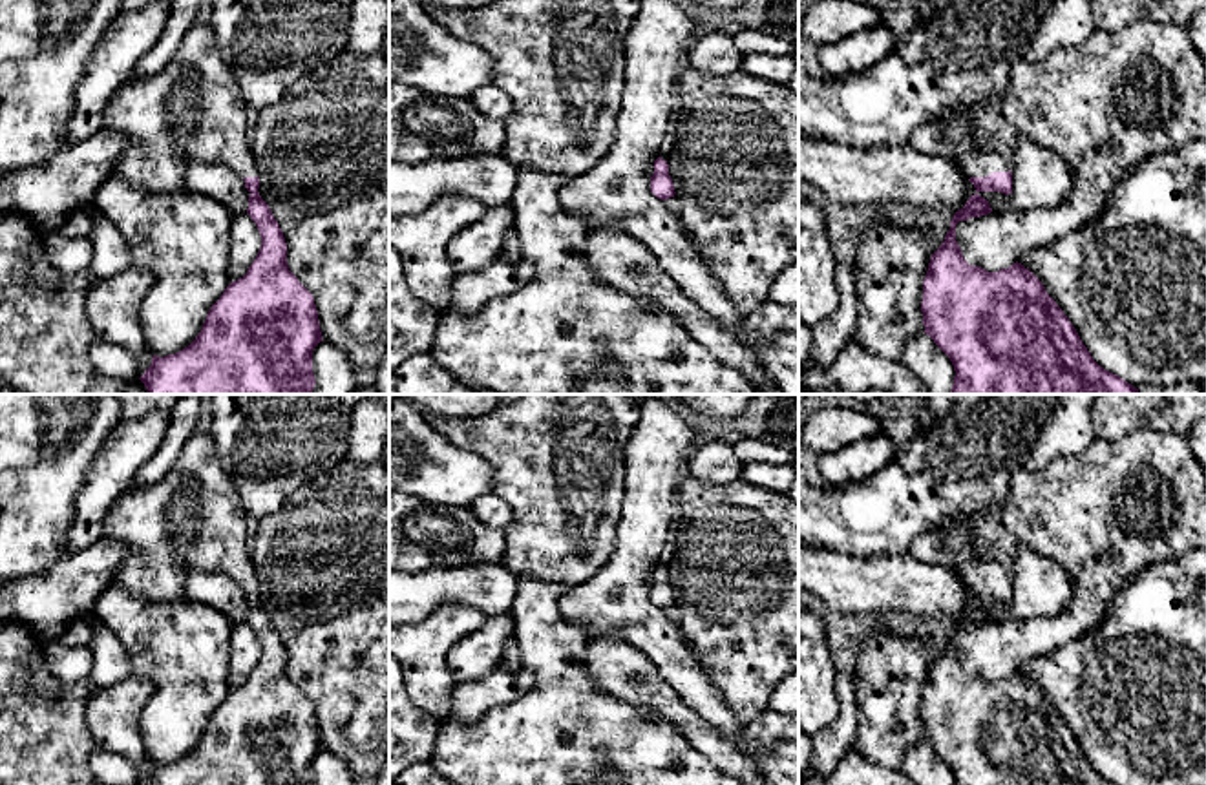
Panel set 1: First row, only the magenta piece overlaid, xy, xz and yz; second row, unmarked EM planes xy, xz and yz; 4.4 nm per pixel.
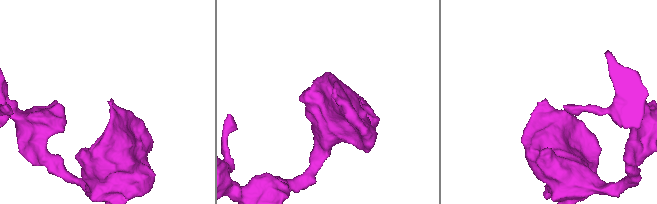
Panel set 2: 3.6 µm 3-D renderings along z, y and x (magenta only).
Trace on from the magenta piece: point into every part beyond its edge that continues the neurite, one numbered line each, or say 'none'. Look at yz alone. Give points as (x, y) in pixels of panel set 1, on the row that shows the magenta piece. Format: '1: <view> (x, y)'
1: yz (956, 136)

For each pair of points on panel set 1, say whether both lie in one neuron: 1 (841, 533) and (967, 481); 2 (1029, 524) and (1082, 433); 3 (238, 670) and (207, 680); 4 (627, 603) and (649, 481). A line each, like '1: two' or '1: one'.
1: one
2: two
3: two
4: one

